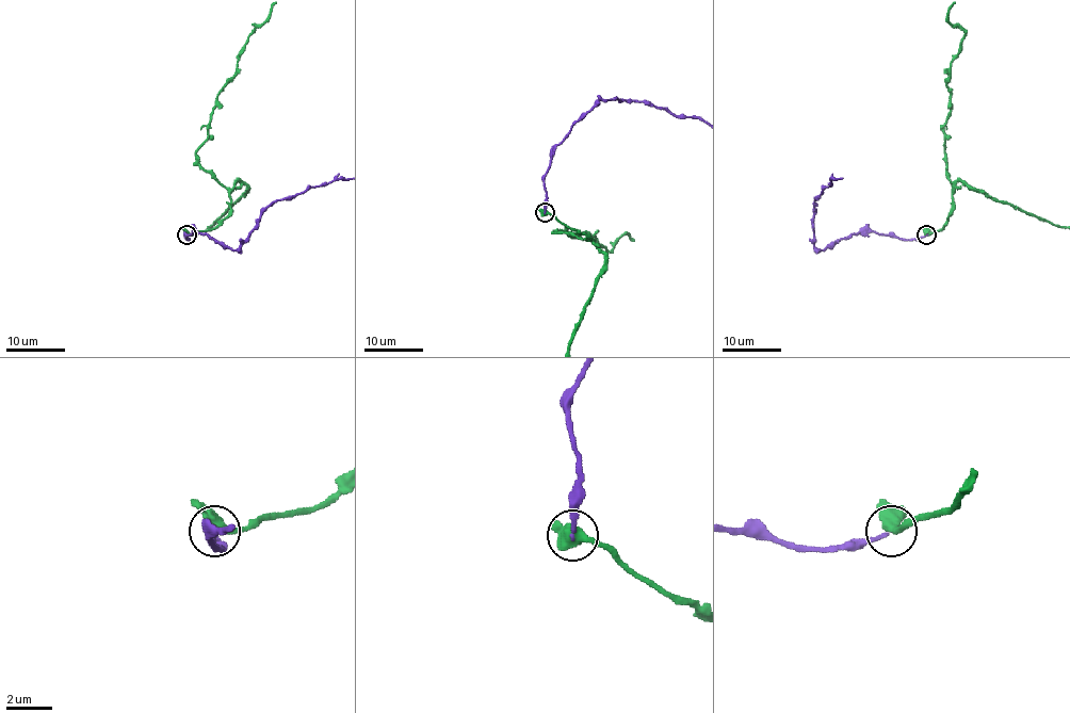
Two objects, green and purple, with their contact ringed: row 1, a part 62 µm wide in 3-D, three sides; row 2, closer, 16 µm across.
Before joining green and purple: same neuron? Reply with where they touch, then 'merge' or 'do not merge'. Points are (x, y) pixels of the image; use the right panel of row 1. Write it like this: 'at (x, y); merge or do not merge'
at (926, 235); do not merge

